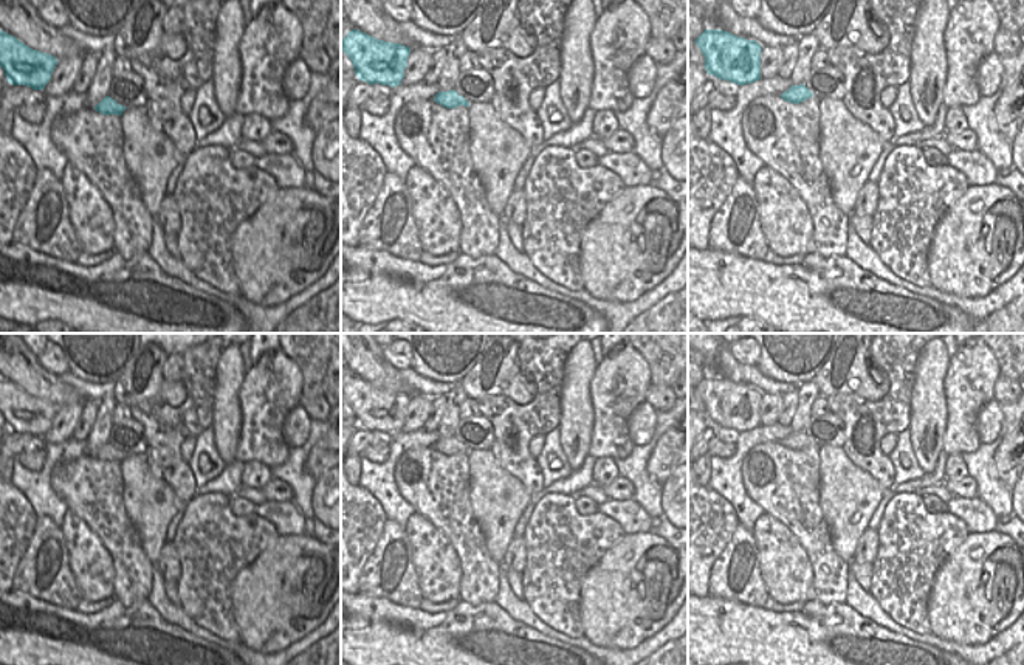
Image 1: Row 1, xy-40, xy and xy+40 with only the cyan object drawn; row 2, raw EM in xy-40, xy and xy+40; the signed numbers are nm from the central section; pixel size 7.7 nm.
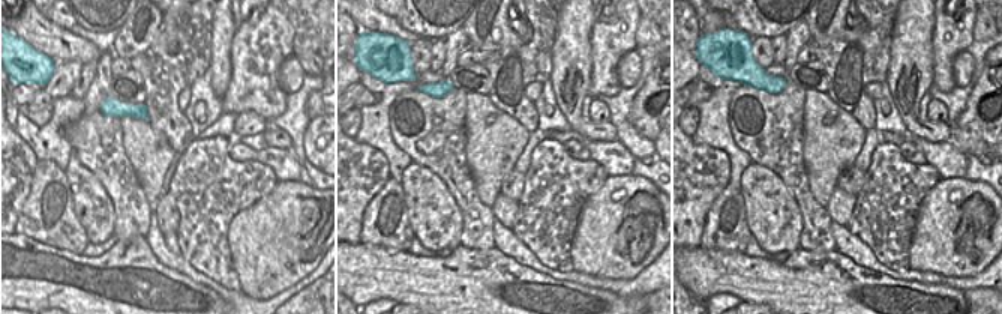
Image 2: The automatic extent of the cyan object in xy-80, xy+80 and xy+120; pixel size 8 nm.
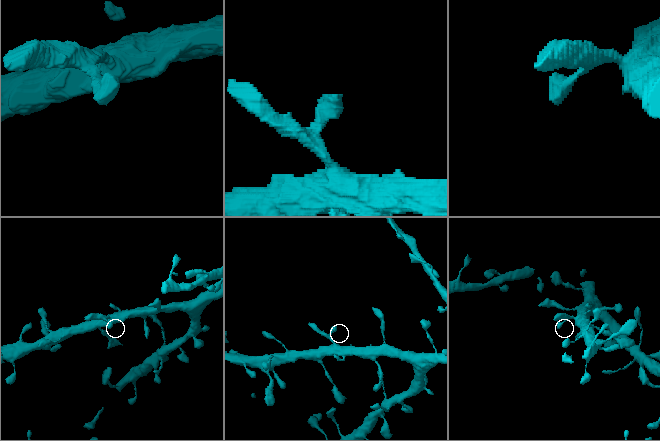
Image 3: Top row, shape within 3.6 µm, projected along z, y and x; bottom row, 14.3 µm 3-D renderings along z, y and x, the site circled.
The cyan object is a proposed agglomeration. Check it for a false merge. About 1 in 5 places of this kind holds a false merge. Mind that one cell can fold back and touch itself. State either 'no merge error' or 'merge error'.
no merge error

